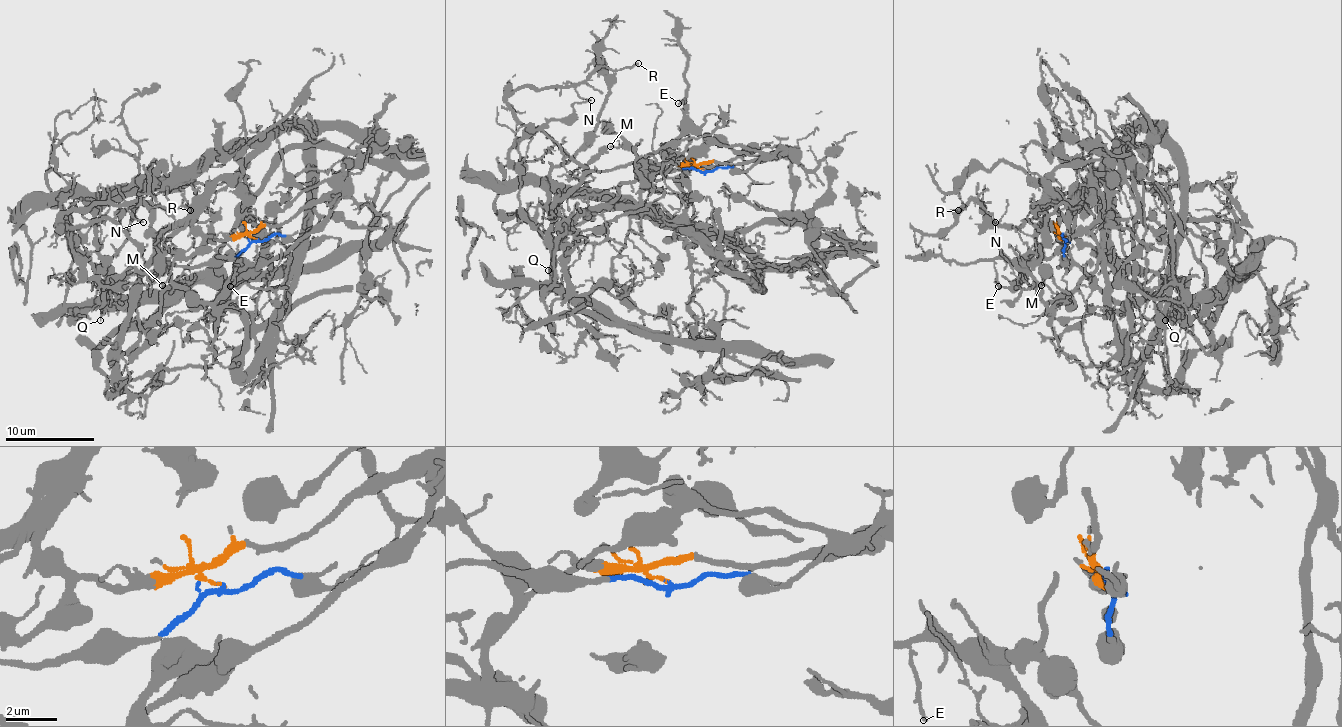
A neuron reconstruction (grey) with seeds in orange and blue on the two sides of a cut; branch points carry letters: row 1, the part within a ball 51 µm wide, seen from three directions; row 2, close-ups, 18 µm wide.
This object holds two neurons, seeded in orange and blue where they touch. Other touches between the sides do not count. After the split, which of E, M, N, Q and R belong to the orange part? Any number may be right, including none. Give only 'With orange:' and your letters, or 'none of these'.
With orange: E, M

